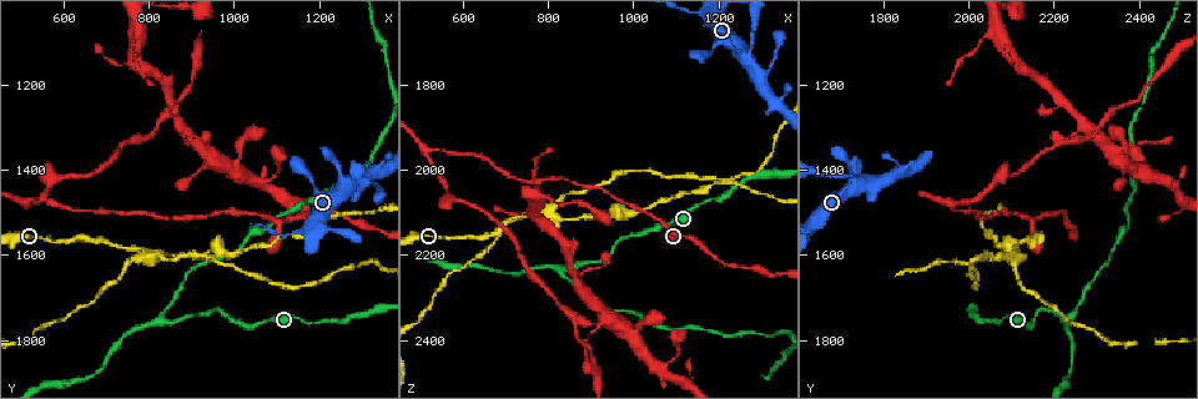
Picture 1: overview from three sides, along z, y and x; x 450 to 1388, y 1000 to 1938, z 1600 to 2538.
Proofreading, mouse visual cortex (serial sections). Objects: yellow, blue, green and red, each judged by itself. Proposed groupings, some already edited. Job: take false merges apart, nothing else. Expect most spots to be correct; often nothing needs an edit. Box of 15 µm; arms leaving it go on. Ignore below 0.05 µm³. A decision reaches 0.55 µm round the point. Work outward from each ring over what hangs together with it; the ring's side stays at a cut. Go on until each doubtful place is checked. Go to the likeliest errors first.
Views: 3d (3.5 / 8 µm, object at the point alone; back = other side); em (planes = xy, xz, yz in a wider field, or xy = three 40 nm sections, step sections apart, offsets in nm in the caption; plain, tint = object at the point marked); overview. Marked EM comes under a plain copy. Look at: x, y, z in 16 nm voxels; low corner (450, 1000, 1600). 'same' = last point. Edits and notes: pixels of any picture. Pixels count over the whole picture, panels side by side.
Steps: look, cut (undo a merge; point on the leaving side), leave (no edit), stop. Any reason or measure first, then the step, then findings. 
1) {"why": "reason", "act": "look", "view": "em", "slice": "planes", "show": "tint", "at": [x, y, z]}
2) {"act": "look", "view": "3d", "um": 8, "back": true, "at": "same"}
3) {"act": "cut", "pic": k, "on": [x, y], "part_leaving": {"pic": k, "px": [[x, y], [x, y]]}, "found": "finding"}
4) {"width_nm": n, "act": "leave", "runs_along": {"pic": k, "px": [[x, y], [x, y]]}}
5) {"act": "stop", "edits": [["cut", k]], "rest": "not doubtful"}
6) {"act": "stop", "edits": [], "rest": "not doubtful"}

{"why": "four arms meet", "act": "look", "view": "3d", "um": 3.5, "back": true, "at": [800, 1605, 2100]}

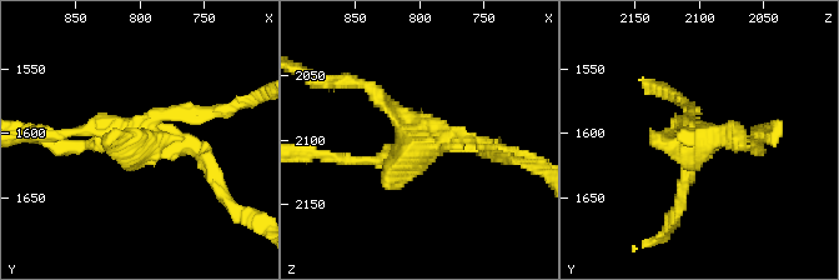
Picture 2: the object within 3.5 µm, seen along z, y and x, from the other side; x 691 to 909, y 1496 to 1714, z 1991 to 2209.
{"why": "need the tissue", "act": "look", "view": "em", "slice": "xy", "step": 2, "show": "tint", "at": [802, 1602, 2098]}

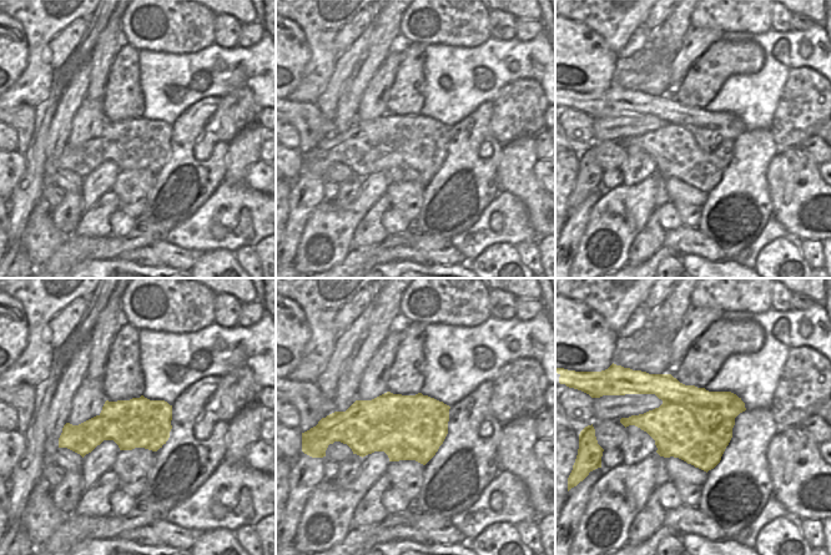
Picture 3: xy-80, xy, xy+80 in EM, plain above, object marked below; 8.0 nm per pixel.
{"act": "cut", "pic": 2, "on": [735, 125], "found": "two cells meet here"}

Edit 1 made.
{"why": "branch point", "act": "look", "view": "3d", "um": 8, "at": [830, 1750, 2235]}

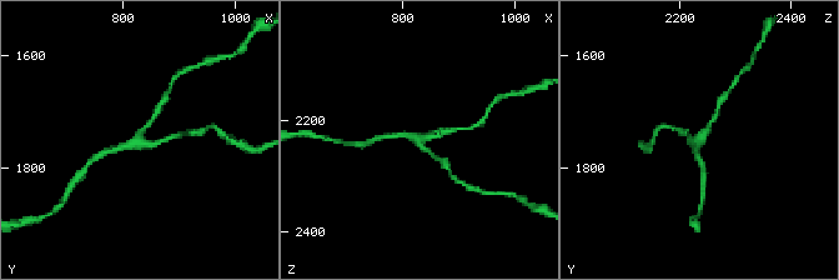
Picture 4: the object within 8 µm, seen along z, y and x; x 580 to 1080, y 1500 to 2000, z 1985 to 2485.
{"arms": 3, "arm_widths_nm": [150, 150, 150], "act": "look", "view": "em", "slice": "xy", "step": 3, "show": "tint", "at": [830, 1755, 2235]}

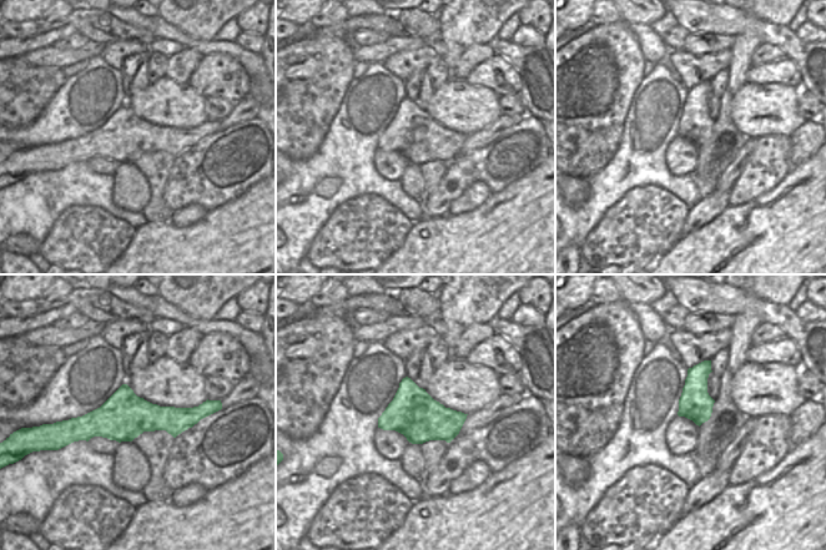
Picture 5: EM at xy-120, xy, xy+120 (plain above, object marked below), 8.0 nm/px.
{"act": "leave", "runs_along": {"pic": 4, "px": [[689, 135], [698, 144], [716, 115]]}, "found": "all the same cell"}

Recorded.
{"why": "side arm on a straight run", "act": "look", "view": "3d", "um": 3.5, "at": [525, 1480, 1955]}

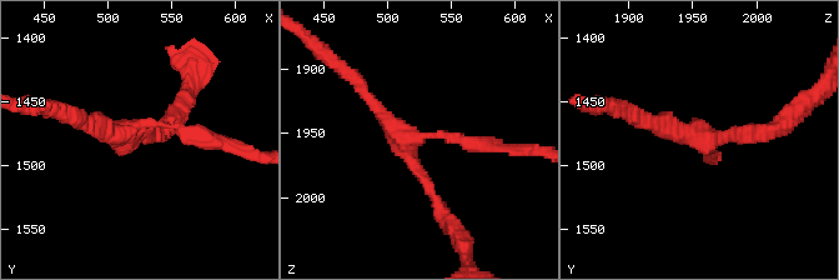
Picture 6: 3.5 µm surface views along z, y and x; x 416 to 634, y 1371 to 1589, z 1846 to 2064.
{"why": "shape alone is not enough", "act": "look", "view": "em", "slice": "xy", "step": 1, "show": "tint", "at": [518, 1474, 1956]}

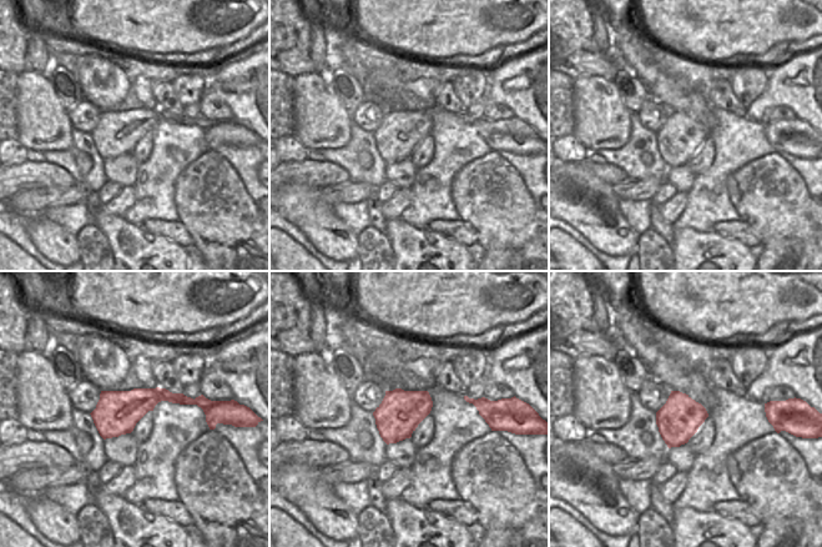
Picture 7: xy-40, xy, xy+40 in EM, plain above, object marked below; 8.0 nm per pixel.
{"arm_widths_nm": [150, 200, 200], "act": "leave", "runs_along": {"pic": 6, "px": [[703, 138], [694, 123], [703, 138], [768, 130]]}, "found": "one cell here"}

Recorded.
{"act": "stop", "edits": [["cut", 2]], "rest": "not doubtful"}

